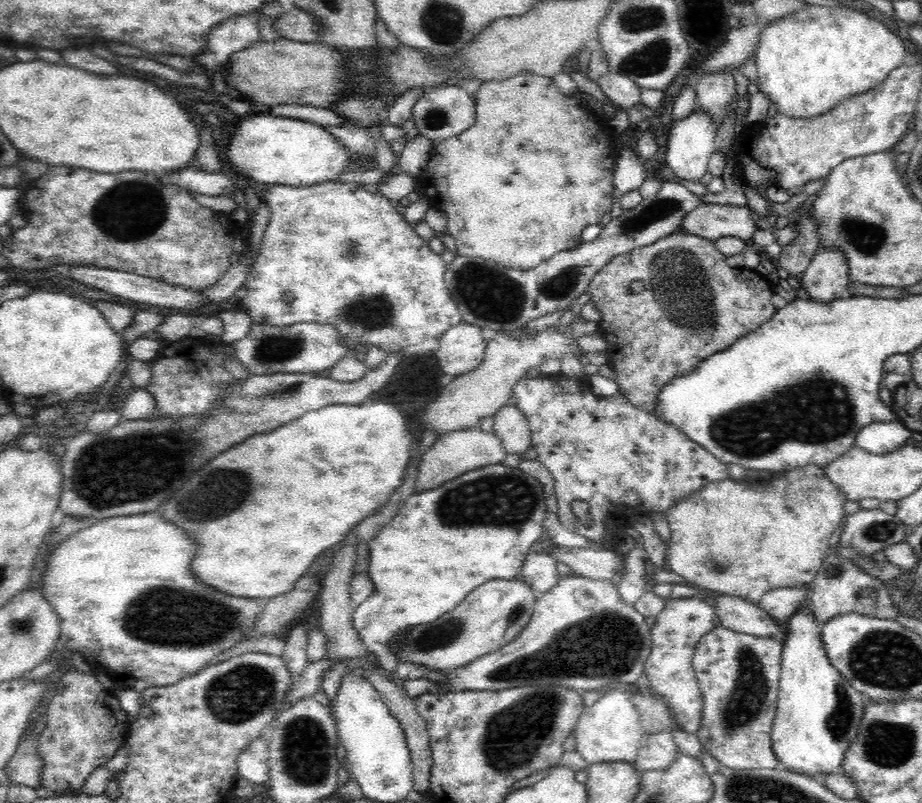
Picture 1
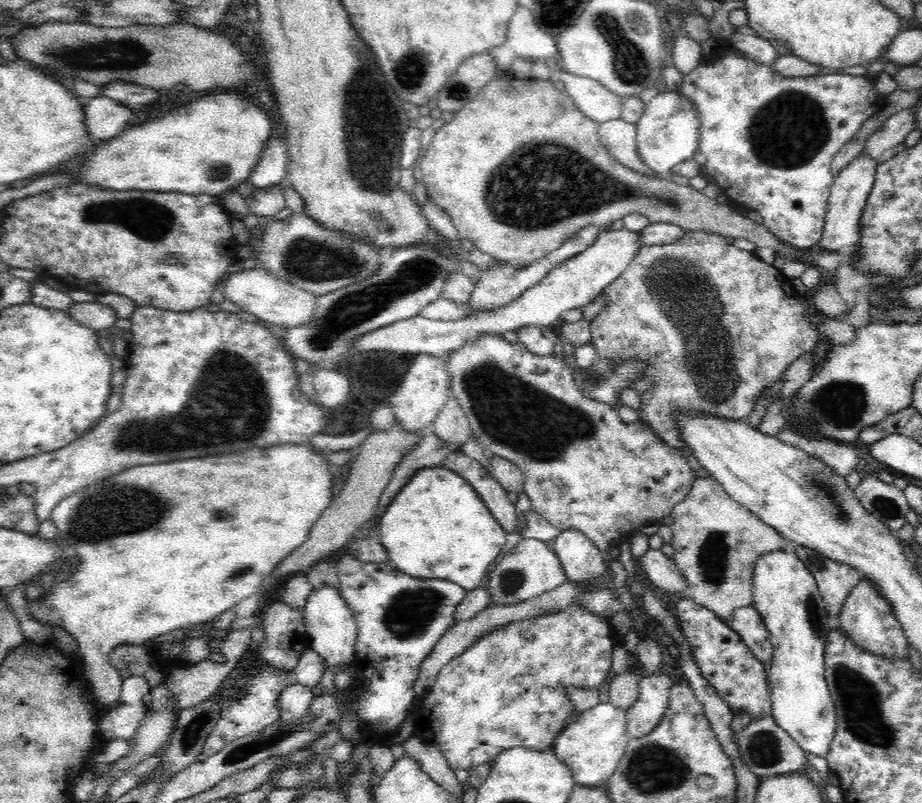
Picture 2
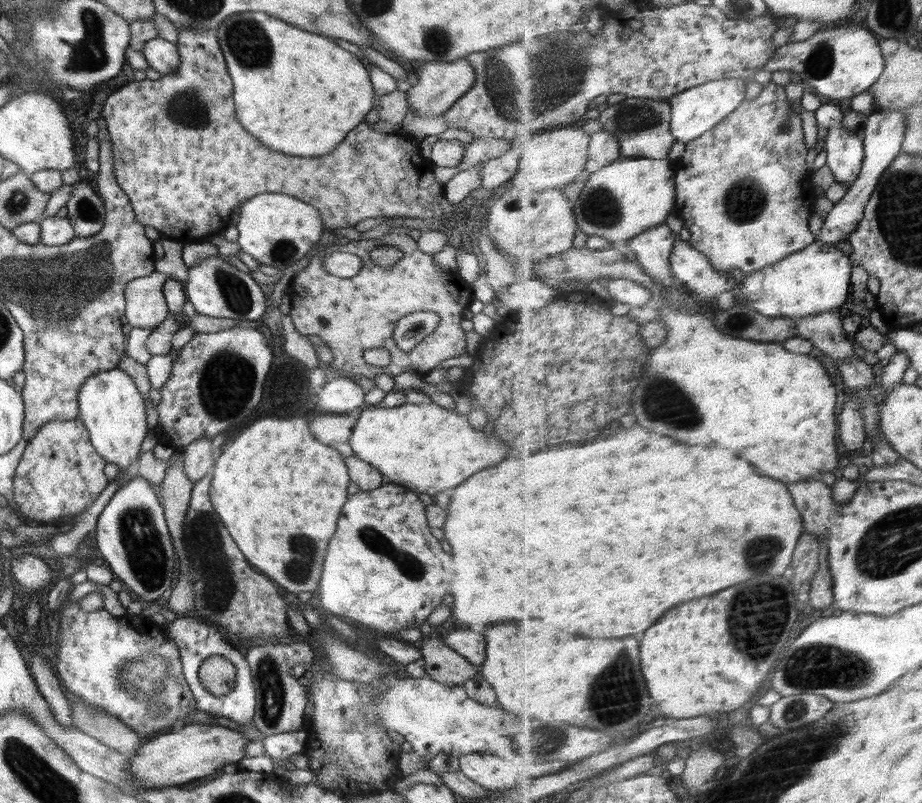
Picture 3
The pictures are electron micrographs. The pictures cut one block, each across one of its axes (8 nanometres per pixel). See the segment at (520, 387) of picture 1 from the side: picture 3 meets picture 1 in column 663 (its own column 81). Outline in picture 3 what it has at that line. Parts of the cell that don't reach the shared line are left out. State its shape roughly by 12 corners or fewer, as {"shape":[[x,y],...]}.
{"shape":[[80,418],[27,442],[13,501],[66,528],[110,483]]}

